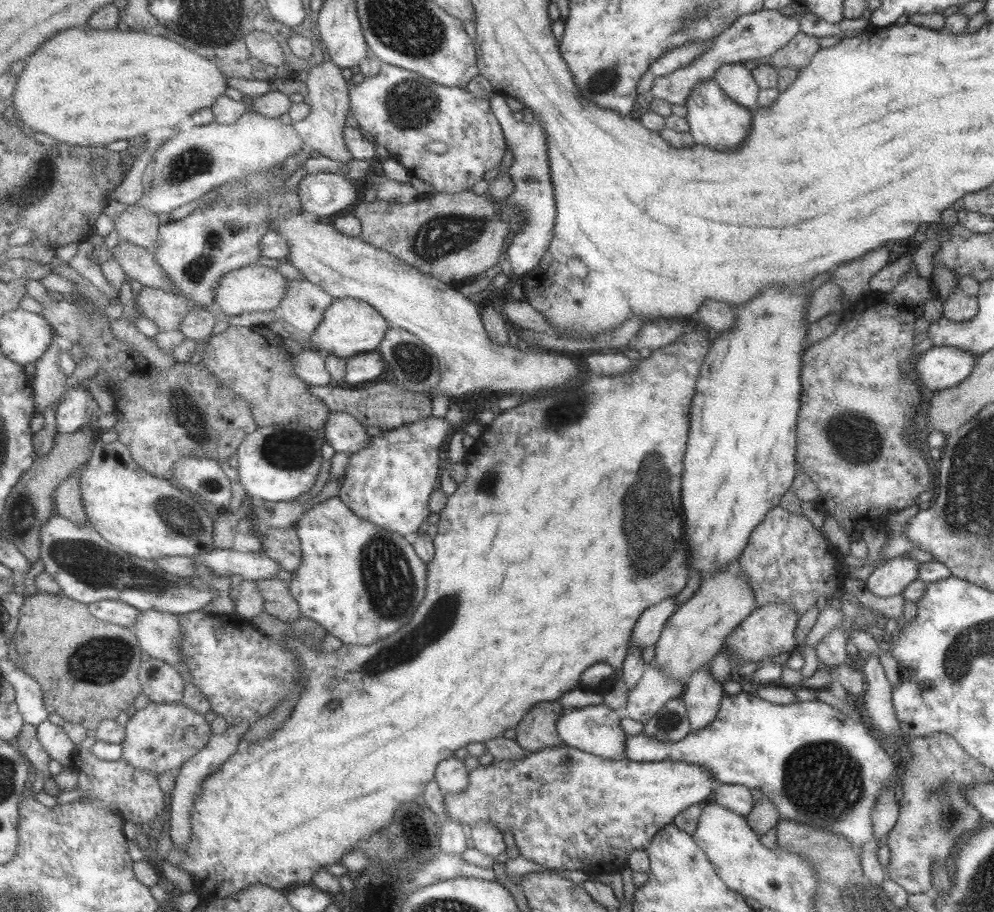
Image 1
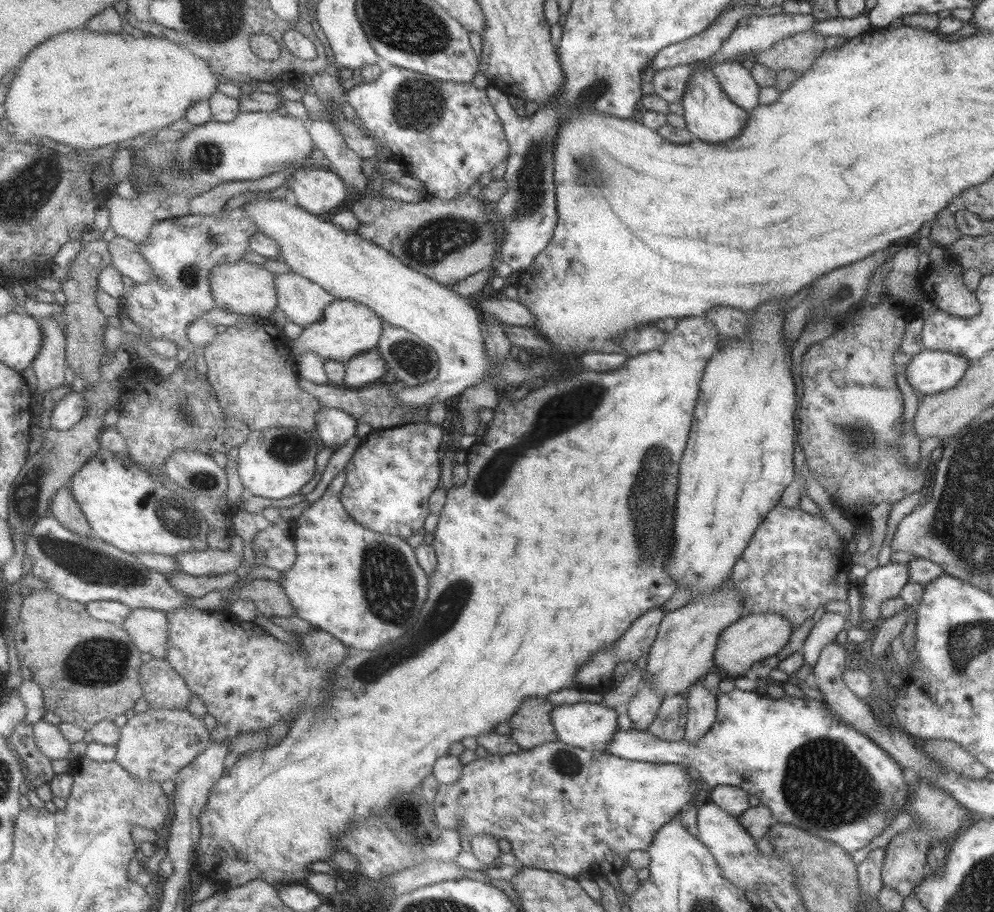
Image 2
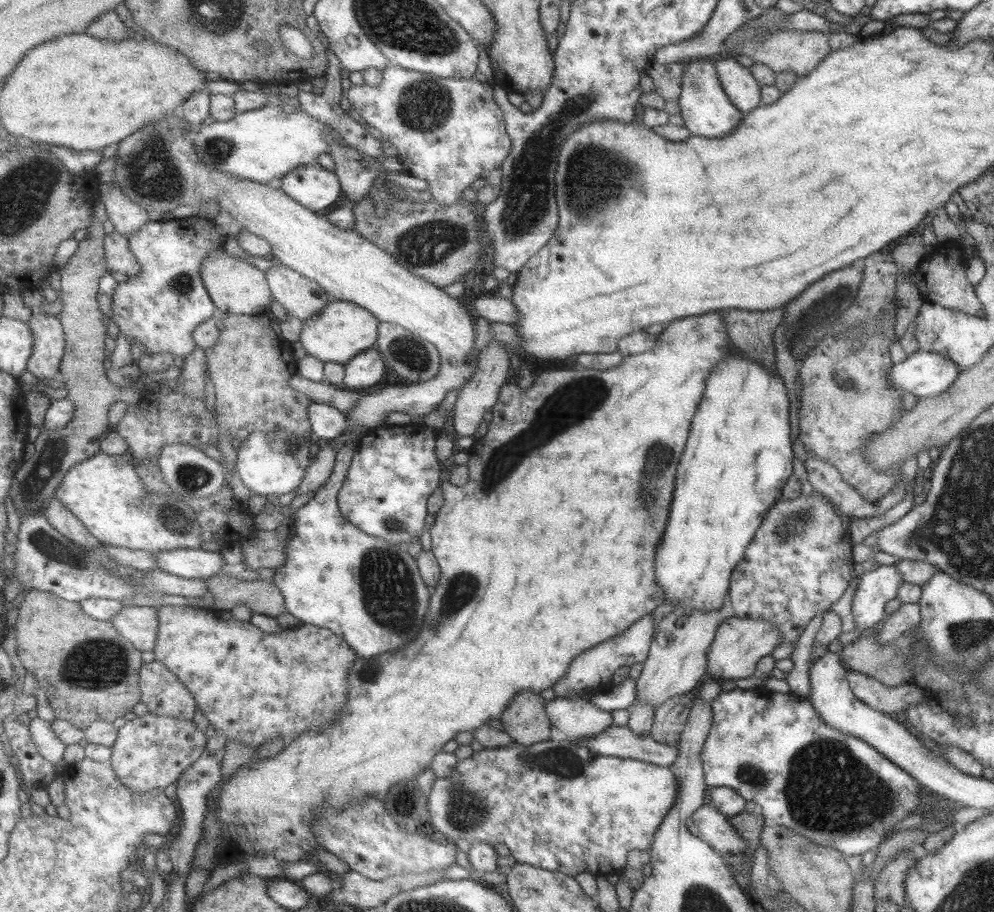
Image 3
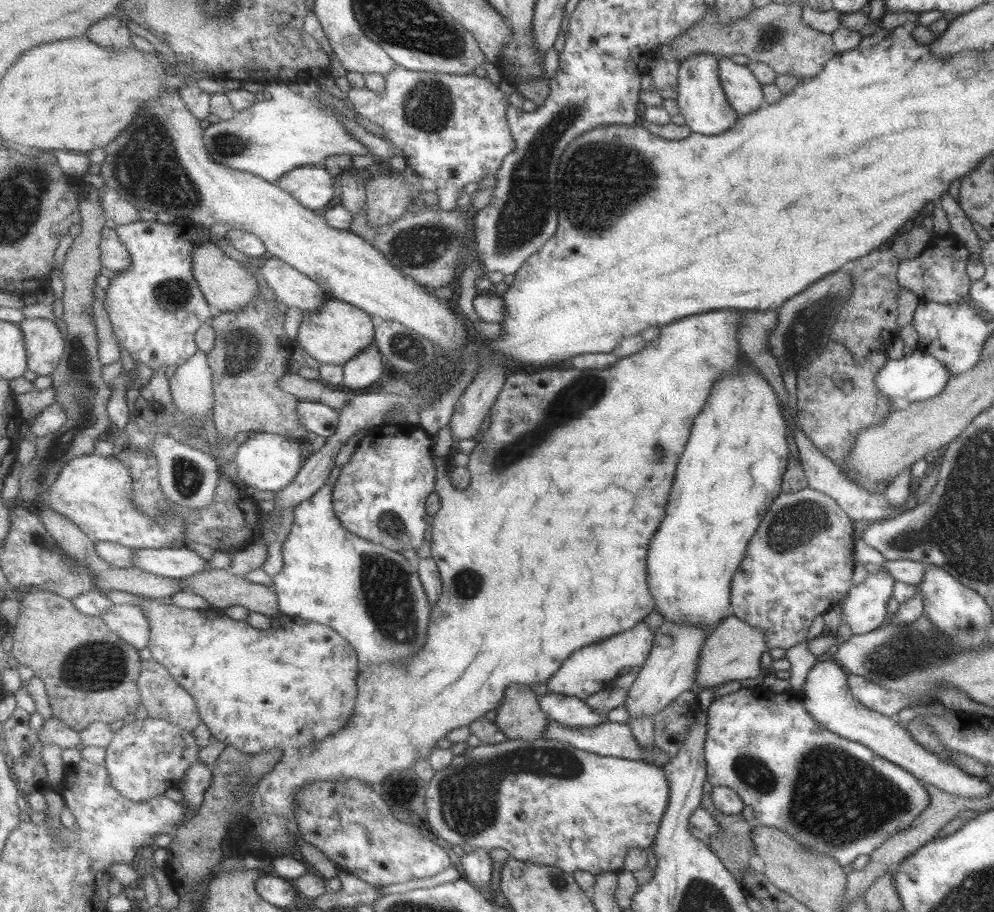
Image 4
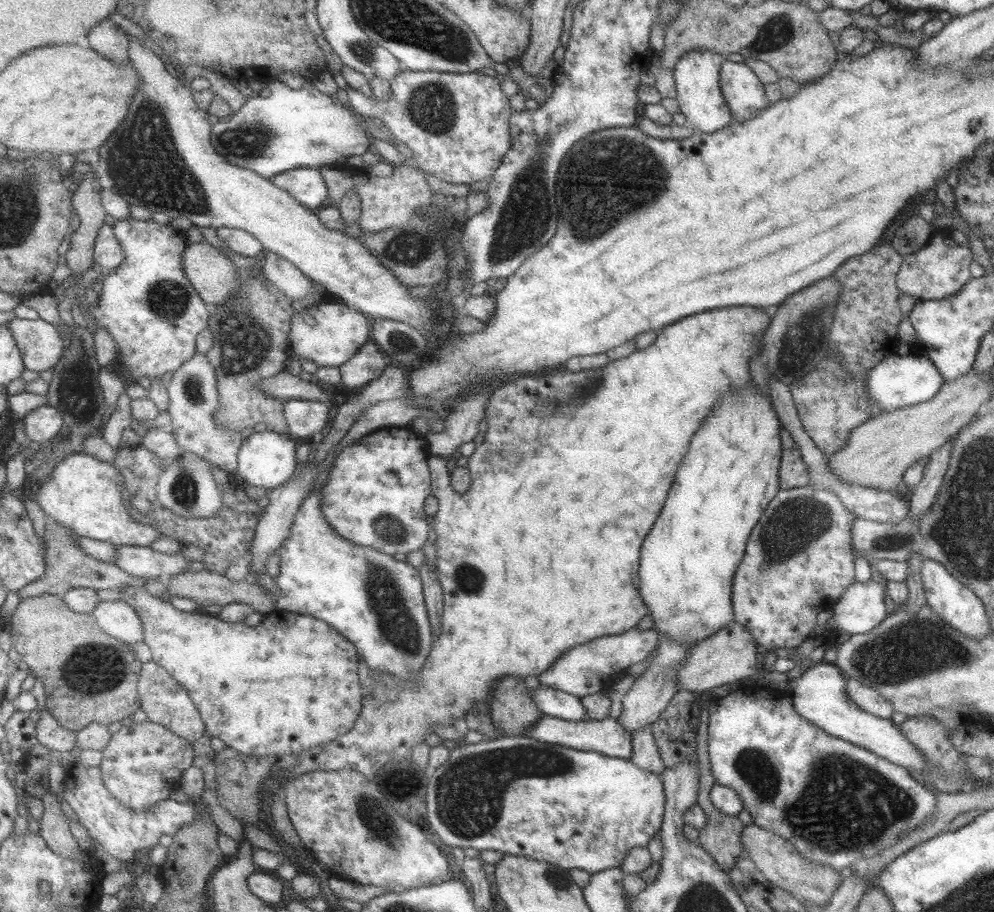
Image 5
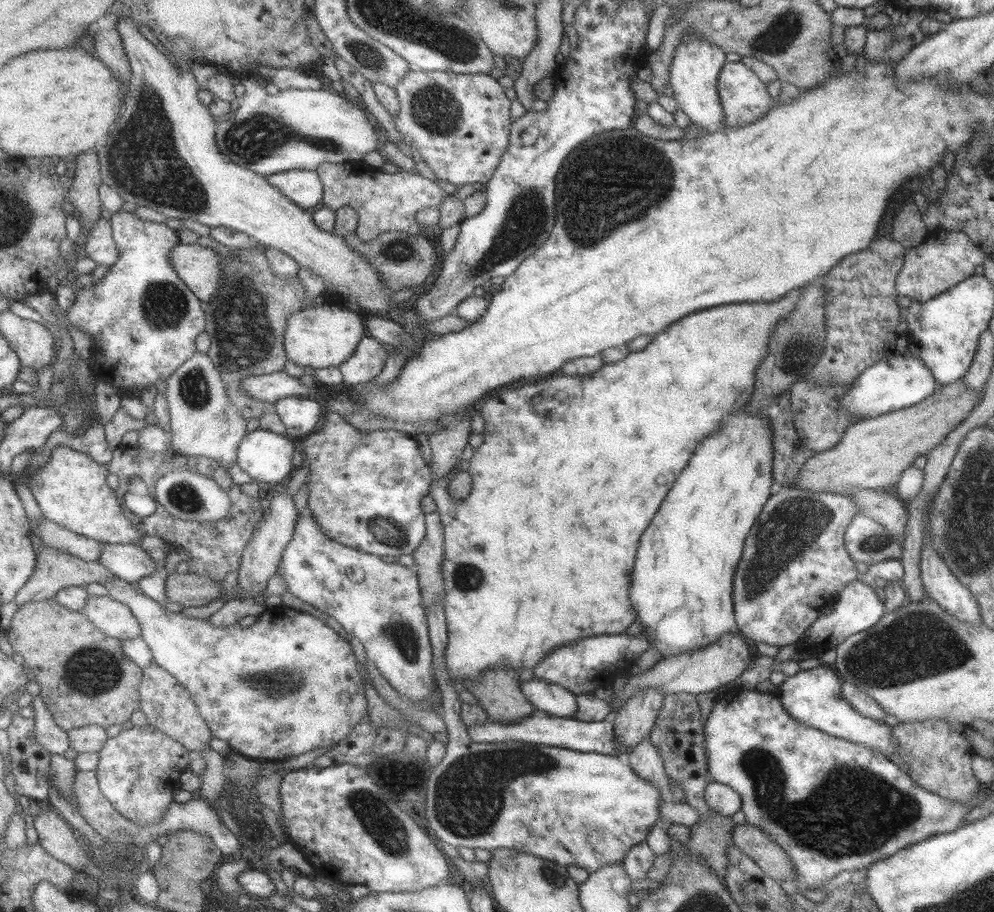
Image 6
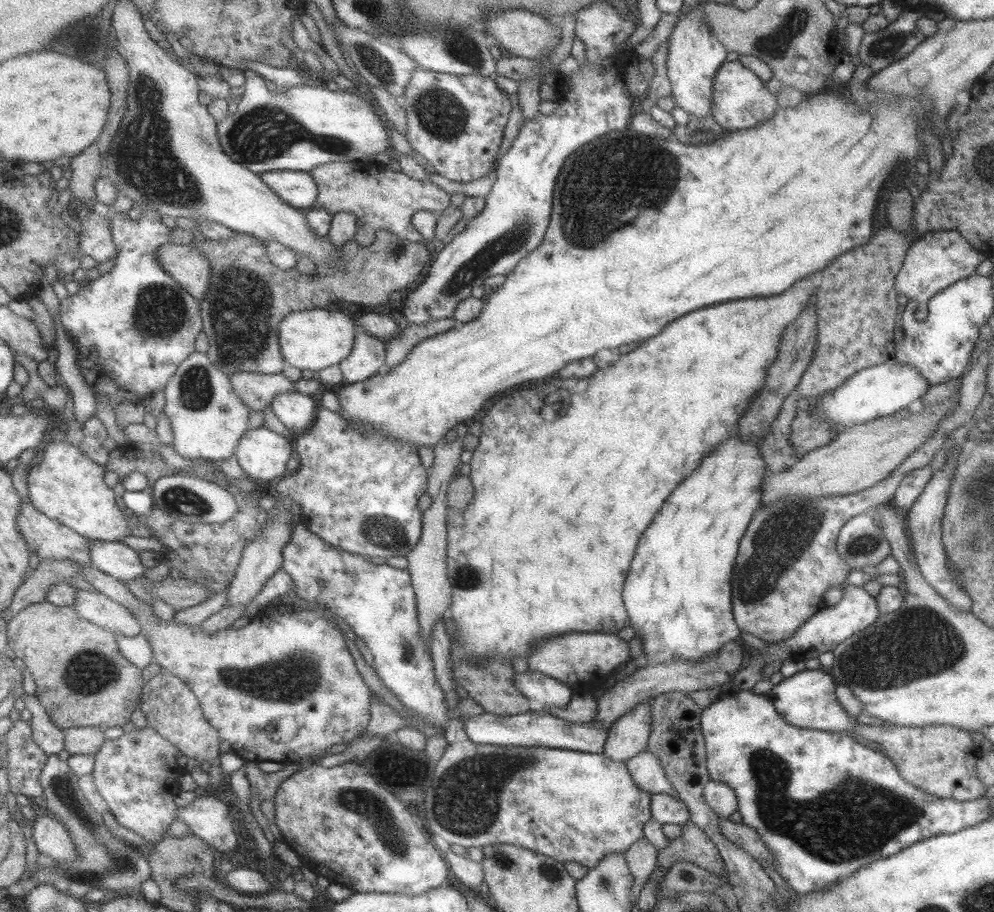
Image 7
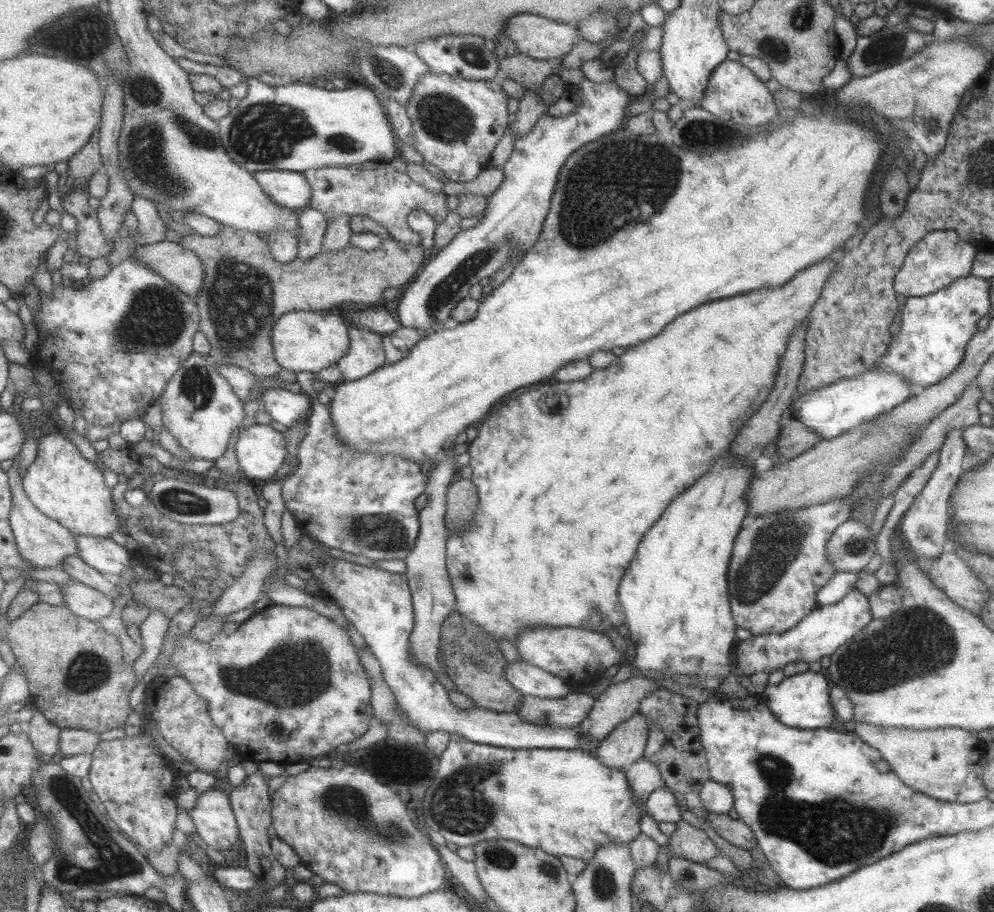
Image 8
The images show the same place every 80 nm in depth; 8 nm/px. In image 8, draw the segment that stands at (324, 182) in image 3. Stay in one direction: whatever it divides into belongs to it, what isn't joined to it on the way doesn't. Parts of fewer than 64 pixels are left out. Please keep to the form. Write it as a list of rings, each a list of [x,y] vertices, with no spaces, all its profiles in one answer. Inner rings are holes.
[[[262,170],[255,173],[255,179],[279,207],[293,210],[310,207],[313,189],[305,174],[291,170]]]

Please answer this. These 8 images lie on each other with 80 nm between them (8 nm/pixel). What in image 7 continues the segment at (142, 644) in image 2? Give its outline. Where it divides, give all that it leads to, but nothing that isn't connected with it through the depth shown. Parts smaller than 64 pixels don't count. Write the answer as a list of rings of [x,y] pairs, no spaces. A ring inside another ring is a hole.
[[[95,588],[79,590],[73,607],[83,618],[113,632],[121,631],[125,636],[139,636],[145,630],[141,621],[128,607],[115,602]]]

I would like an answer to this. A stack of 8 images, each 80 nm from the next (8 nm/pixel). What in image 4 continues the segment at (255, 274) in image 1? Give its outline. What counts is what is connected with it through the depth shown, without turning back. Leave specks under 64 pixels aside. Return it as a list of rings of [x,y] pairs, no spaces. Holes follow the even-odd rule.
[[[213,242],[203,244],[201,248],[195,250],[193,265],[195,278],[205,298],[208,299],[208,303],[216,312],[233,312],[233,310],[242,309],[249,302],[261,296],[257,278],[251,274],[249,269],[245,268],[242,262],[229,258],[221,247]]]

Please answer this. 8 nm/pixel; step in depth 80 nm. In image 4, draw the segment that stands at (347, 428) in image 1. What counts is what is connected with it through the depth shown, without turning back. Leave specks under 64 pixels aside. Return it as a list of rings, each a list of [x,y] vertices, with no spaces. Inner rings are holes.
[[[301,401],[297,405],[300,423],[312,436],[333,436],[340,425],[340,411],[322,402]]]

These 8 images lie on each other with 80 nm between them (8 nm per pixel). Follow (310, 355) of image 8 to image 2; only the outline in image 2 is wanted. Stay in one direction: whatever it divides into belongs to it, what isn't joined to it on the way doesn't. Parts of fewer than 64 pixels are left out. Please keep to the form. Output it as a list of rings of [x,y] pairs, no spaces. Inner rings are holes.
[[[335,299],[325,310],[323,320],[309,324],[297,340],[288,341],[291,352],[296,356],[316,352],[326,359],[348,363],[358,354],[378,348],[384,332],[385,320],[367,305],[355,300]]]

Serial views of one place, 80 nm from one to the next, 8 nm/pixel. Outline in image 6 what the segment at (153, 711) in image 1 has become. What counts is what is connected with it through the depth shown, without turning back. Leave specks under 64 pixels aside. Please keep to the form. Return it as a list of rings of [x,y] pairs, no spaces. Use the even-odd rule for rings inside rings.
[[[149,723],[109,738],[98,753],[100,763],[96,771],[103,795],[125,818],[139,826],[153,826],[164,820],[175,800],[175,792],[182,788],[181,775],[192,762],[192,753],[181,742]]]

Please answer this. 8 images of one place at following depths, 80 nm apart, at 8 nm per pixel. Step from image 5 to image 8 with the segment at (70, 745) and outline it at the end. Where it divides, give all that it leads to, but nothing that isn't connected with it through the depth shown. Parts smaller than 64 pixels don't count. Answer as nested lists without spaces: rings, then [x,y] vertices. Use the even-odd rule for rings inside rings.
[[[30,701],[27,706],[34,710],[34,716],[25,726],[29,732],[29,739],[35,745],[35,748],[42,754],[43,759],[49,763],[60,752],[60,740],[62,729],[53,723],[37,706]]]

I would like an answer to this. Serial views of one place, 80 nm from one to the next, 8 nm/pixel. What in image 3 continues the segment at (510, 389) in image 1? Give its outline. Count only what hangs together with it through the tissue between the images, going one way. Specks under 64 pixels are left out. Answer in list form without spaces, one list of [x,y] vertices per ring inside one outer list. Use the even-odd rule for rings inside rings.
[[[181,111],[175,112],[174,115],[162,118],[159,122],[145,126],[137,130],[137,134],[131,134],[131,138],[125,138],[125,142],[119,144],[116,148],[115,160],[115,186],[125,194],[131,201],[141,204],[147,211],[158,211],[161,213],[173,212],[177,207],[185,209],[194,209],[197,216],[203,219],[214,220],[209,216],[209,212],[203,210],[203,204],[218,202],[220,212],[227,212],[229,217],[234,219],[244,231],[252,232],[257,236],[269,240],[271,249],[273,249],[273,259],[280,261],[282,264],[290,266],[293,270],[299,271],[306,277],[316,280],[327,291],[333,299],[346,300],[347,302],[356,302],[359,306],[365,307],[371,314],[377,316],[382,322],[393,322],[411,330],[421,338],[427,339],[435,344],[442,356],[442,365],[435,378],[431,378],[425,383],[419,383],[417,386],[385,387],[378,392],[372,392],[360,398],[357,404],[346,412],[348,425],[343,434],[343,439],[333,439],[329,441],[328,446],[323,447],[313,459],[313,464],[309,466],[305,478],[301,481],[299,494],[309,494],[309,492],[318,491],[333,474],[337,463],[337,449],[349,437],[349,434],[357,426],[366,426],[368,430],[373,427],[383,425],[384,418],[389,412],[404,412],[410,416],[421,416],[429,414],[439,406],[441,401],[453,389],[463,388],[467,382],[472,379],[478,367],[478,359],[473,362],[473,344],[475,344],[475,322],[477,318],[471,316],[469,305],[463,304],[457,297],[451,298],[447,292],[439,286],[435,286],[428,279],[421,278],[420,275],[413,274],[413,271],[407,270],[401,263],[394,258],[383,247],[377,246],[376,243],[370,242],[364,235],[359,234],[356,230],[344,230],[331,220],[308,207],[302,206],[296,199],[291,198],[282,189],[275,190],[269,184],[253,182],[253,180],[243,180],[243,178],[233,178],[231,174],[225,174],[206,165],[205,161],[199,156],[196,149],[195,135],[191,135],[191,123],[183,117]]]

